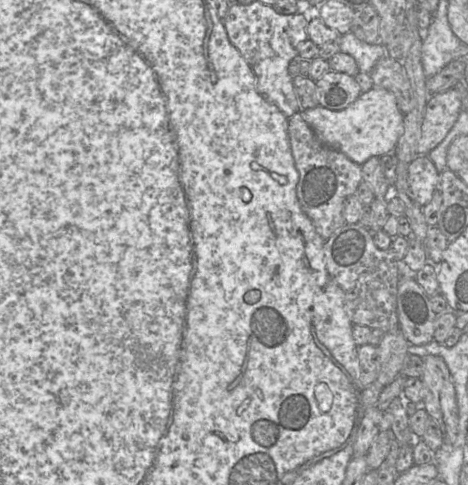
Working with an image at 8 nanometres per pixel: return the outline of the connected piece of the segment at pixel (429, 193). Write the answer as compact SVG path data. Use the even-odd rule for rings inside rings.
M417 155L408 165L411 191L421 206L431 200L437 190L438 171L428 155Z

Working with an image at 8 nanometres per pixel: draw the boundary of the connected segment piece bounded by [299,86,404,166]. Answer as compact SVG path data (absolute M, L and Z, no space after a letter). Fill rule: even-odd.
M373 87L343 110L330 110L320 105L299 112L318 139L337 149L358 165L371 157L393 153L403 132L403 116L394 94L385 88Z

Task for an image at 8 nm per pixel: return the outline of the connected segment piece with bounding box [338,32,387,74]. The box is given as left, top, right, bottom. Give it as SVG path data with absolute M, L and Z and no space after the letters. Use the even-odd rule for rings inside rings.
M352 32L340 35L338 41L340 51L351 55L355 59L359 72L370 74L376 63L387 55L386 47L381 43L366 43Z

